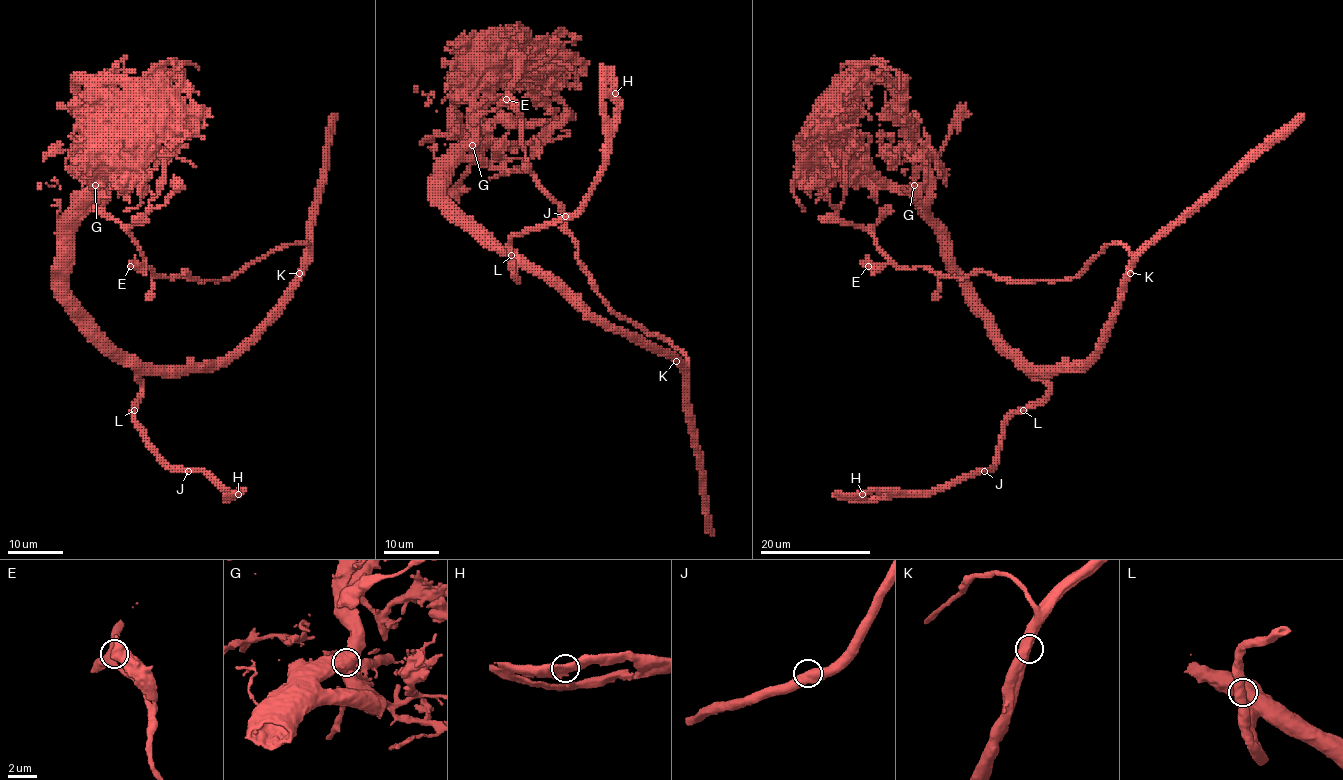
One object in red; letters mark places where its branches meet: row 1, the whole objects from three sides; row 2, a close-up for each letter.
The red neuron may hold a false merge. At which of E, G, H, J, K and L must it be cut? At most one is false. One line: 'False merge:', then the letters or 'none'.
False merge: none

